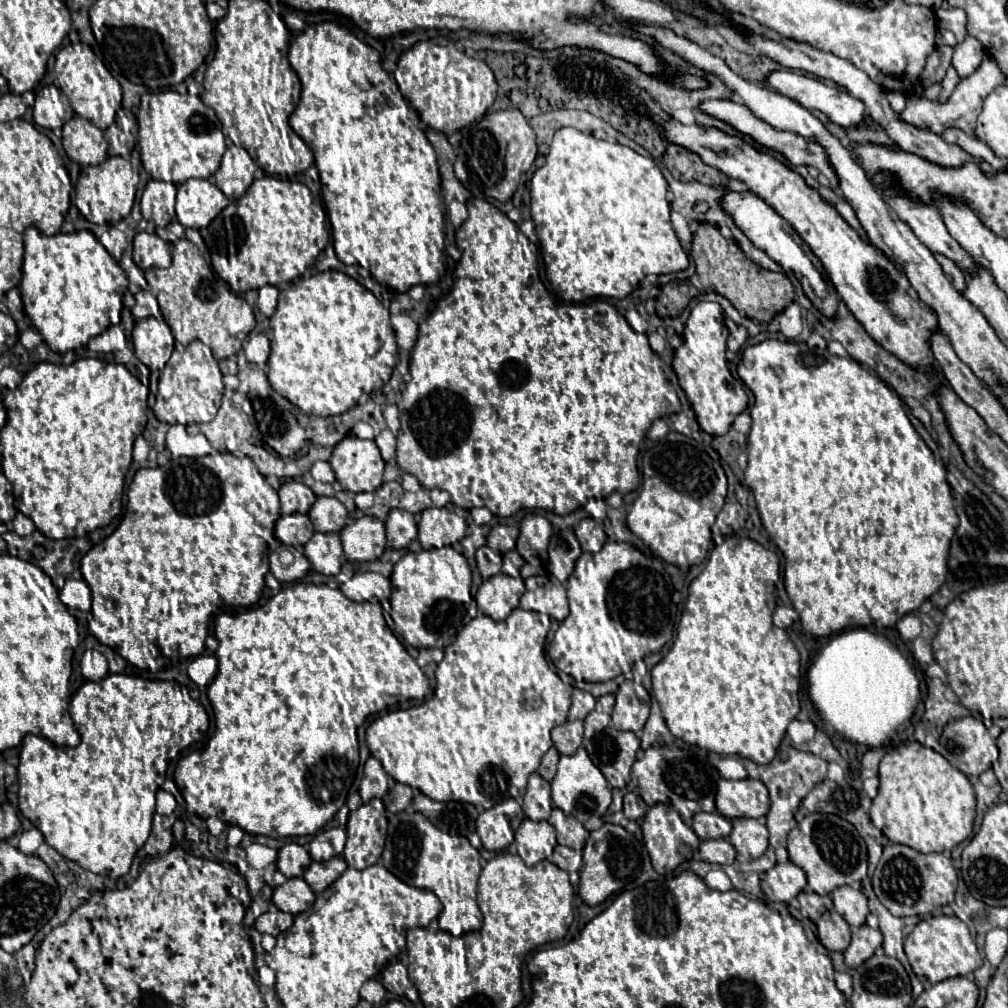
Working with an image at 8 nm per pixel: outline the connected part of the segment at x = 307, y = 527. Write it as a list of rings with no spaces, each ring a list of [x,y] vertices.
[[[295,513],[295,515],[281,515],[275,523],[275,535],[283,545],[291,547],[303,547],[311,535],[315,533],[311,521],[307,515]]]

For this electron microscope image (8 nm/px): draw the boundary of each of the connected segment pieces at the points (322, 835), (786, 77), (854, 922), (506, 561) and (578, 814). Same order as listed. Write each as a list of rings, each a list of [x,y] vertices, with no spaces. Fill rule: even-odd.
[[[331,827],[331,829],[319,831],[313,837],[313,841],[309,843],[309,855],[315,861],[327,861],[335,855],[341,855],[345,841],[347,841],[347,835],[345,835],[345,829],[341,829],[341,827]]]
[[[773,71],[767,77],[767,85],[775,91],[779,91],[781,95],[795,99],[797,103],[801,103],[807,109],[819,109],[823,111],[833,123],[841,125],[841,127],[861,127],[861,123],[865,125],[865,121],[869,119],[863,103],[855,97],[851,97],[847,91],[843,89],[835,89],[835,87],[827,87],[823,81],[817,81],[815,77],[805,77],[801,73],[791,73],[791,71]]]
[[[837,887],[831,893],[831,899],[835,903],[837,913],[843,915],[851,927],[861,927],[865,923],[869,909],[867,909],[867,897],[861,891],[853,887]]]
[[[507,551],[507,553],[503,555],[503,567],[501,567],[501,573],[511,575],[511,577],[519,577],[521,565],[523,565],[523,557],[521,557],[517,551]]]
[[[583,747],[575,755],[563,755],[559,759],[557,775],[551,781],[551,799],[555,807],[559,807],[565,815],[579,819],[581,823],[585,823],[589,817],[605,815],[607,807],[611,805],[611,789]]]

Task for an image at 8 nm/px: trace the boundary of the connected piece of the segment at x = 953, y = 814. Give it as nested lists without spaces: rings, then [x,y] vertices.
[[[917,741],[891,749],[889,753],[885,753],[885,757],[879,763],[879,781],[881,781],[881,785],[879,785],[877,797],[873,799],[871,821],[893,843],[913,847],[919,853],[935,853],[935,851],[937,853],[947,853],[971,835],[973,819],[975,819],[975,791],[973,791],[973,785],[969,783],[969,779],[959,769],[955,769],[937,751],[925,747]]]

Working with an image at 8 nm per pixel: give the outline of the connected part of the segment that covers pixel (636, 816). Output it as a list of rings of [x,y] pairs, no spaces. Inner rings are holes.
[[[630,792],[623,797],[623,813],[627,819],[631,821],[641,821],[645,811],[647,811],[647,803],[643,803],[643,799],[639,795]]]

